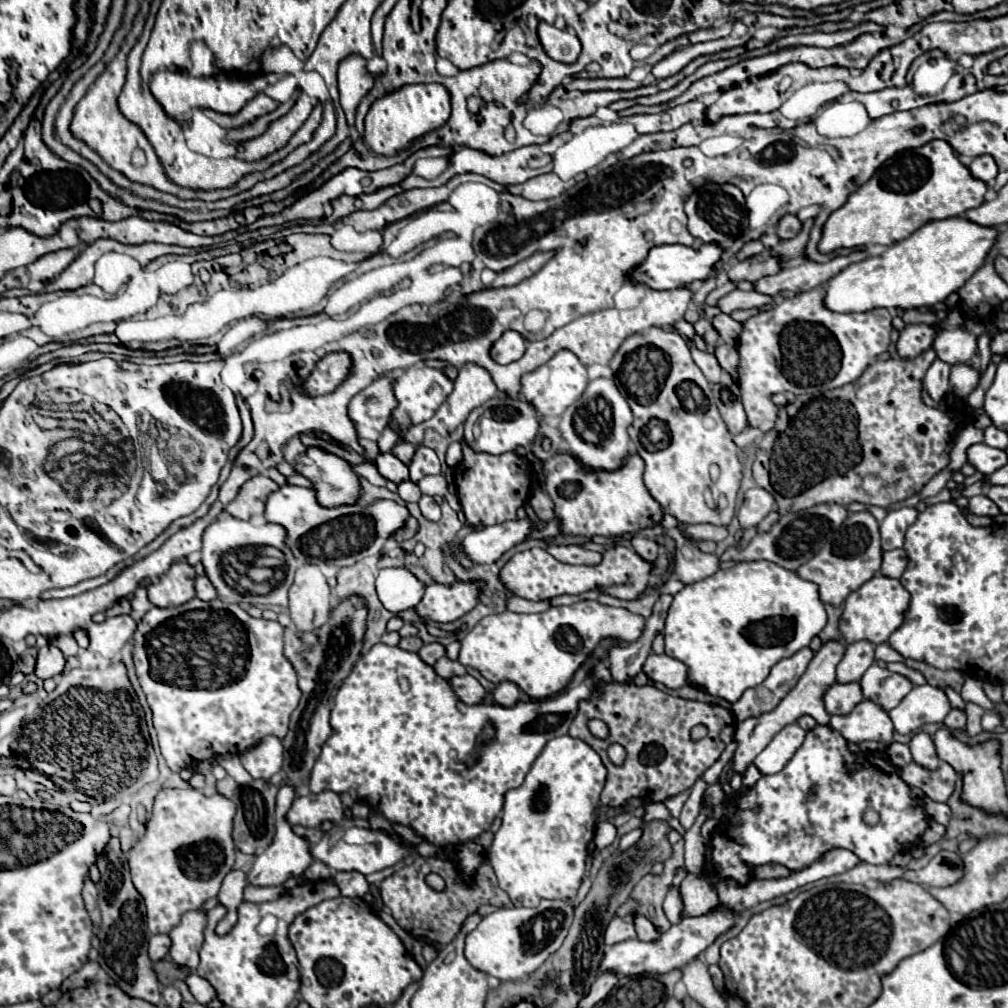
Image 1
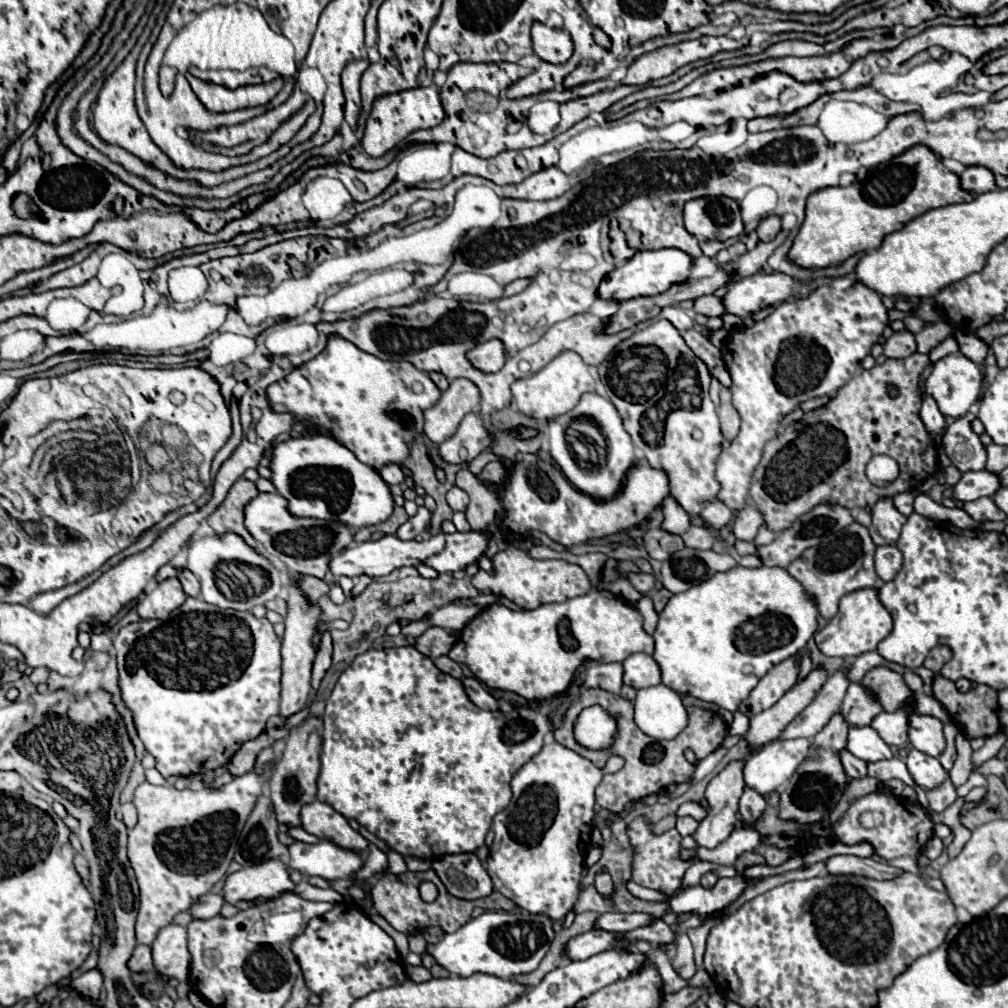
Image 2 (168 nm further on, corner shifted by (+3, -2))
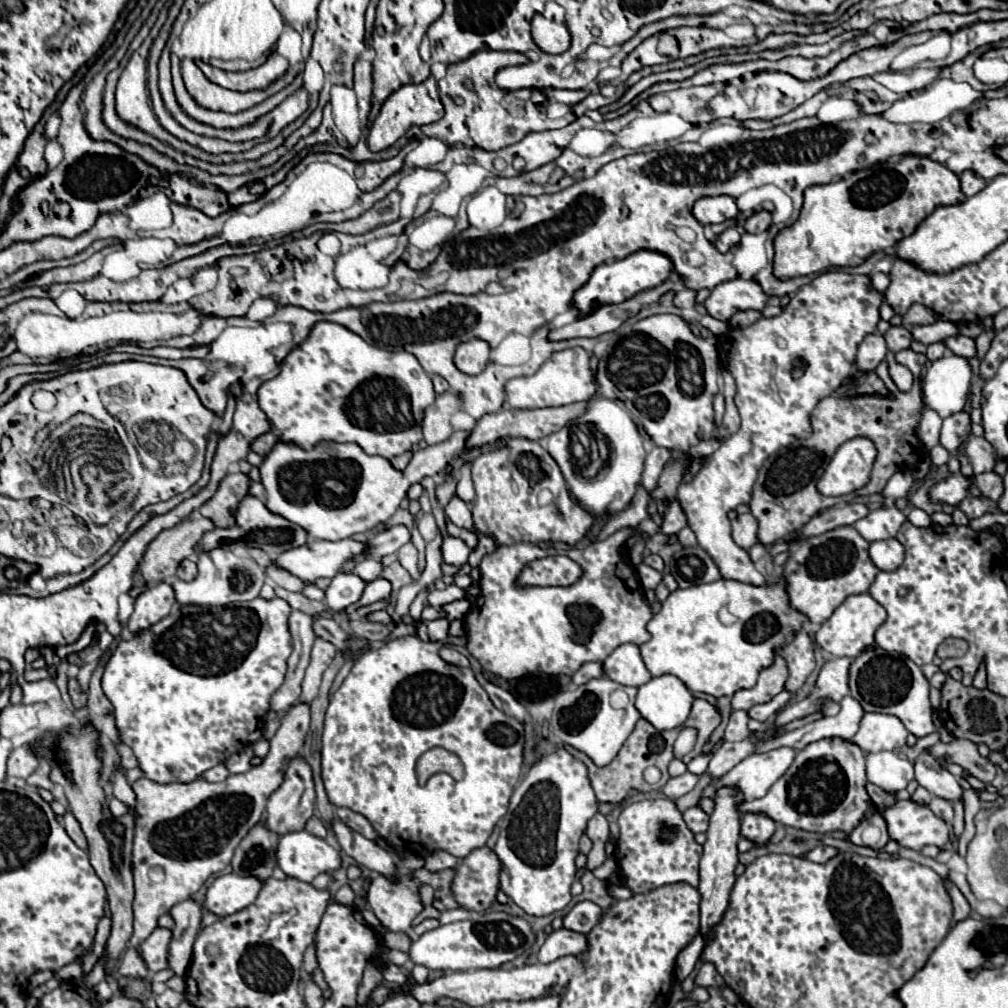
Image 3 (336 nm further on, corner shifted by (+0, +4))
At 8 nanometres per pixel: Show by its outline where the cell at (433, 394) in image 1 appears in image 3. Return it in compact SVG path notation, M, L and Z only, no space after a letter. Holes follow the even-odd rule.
M321 321L311 329L311 335L281 363L281 373L265 381L259 391L259 407L265 411L271 427L279 431L283 441L297 443L303 449L313 449L321 441L359 443L367 455L385 459L407 453L423 439L423 413L435 401L431 377L425 373L415 355L405 351L383 351L369 345L357 333L343 325Z

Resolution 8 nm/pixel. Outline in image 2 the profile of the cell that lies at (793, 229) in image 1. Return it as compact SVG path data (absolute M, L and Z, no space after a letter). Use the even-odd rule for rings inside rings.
M776 215L766 217L756 227L756 233L758 233L758 239L760 241L772 241L778 235L778 231L780 231L780 217L776 217Z

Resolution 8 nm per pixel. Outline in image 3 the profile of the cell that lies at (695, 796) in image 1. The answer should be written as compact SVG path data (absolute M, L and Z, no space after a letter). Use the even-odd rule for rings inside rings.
M691 807L683 813L683 821L693 833L703 833L709 827L709 815L703 813L699 807Z

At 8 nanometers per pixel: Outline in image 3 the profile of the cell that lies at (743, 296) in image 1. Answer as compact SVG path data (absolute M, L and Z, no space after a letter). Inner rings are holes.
M681 289L675 295L675 305L679 309L693 309L697 305L695 297L697 297L697 291L693 291L693 289Z

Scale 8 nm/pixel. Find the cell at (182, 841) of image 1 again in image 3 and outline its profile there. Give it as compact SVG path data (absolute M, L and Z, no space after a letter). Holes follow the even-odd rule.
M293 703L285 709L281 719L281 727L271 739L271 749L263 757L261 765L251 767L247 773L229 775L221 783L207 781L191 781L191 783L157 783L147 777L141 777L133 783L133 791L137 795L135 807L135 841L133 841L133 877L135 877L135 931L131 937L131 945L139 947L157 927L157 919L171 911L173 905L189 899L197 893L203 883L213 875L223 871L233 857L235 847L247 835L247 831L263 817L269 795L283 783L283 773L287 769L289 759L293 759L305 743L305 735L309 731L309 703Z

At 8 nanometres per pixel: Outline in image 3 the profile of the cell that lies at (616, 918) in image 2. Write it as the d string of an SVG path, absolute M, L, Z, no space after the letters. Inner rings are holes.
M583 901L583 903L577 903L571 909L571 913L563 917L563 927L587 935L599 923L601 917L603 917L603 909L599 905L591 901Z

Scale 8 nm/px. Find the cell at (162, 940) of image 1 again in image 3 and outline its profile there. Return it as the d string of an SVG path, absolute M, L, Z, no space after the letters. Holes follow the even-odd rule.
M127 947L127 951L123 953L121 965L119 965L119 975L127 975L127 977L141 977L147 979L151 973L147 969L147 965L143 963L143 957L139 953L137 947Z

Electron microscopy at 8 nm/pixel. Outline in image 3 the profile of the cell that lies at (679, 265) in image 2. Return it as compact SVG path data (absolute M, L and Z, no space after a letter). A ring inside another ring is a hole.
M641 249L637 253L631 253L625 259L599 265L593 271L591 279L575 293L573 305L581 311L581 315L587 315L587 311L595 311L595 307L601 307L603 303L621 303L623 299L629 299L631 295L635 295L639 291L661 285L665 279L669 279L671 271L673 271L673 261L667 255Z

